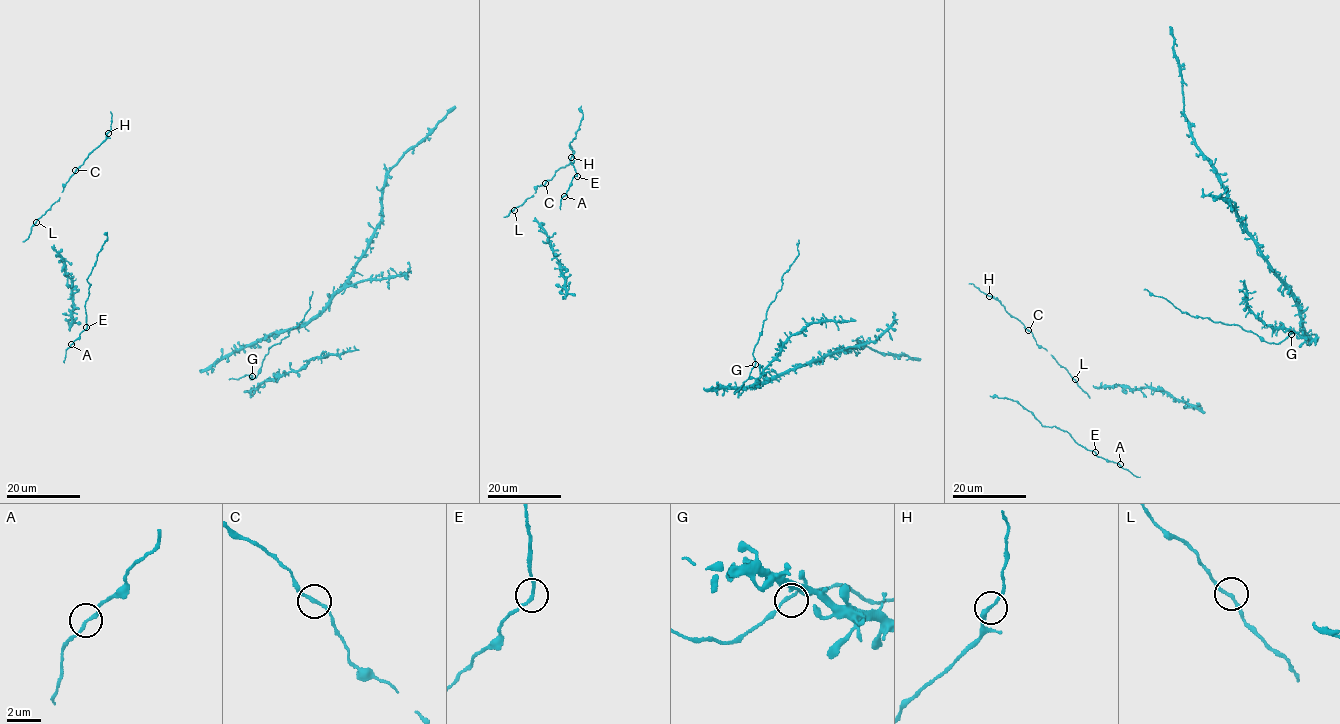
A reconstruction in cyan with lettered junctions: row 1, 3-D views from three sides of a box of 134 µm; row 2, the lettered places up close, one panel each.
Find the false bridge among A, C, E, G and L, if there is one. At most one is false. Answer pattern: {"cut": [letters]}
{"cut": ["C"]}

